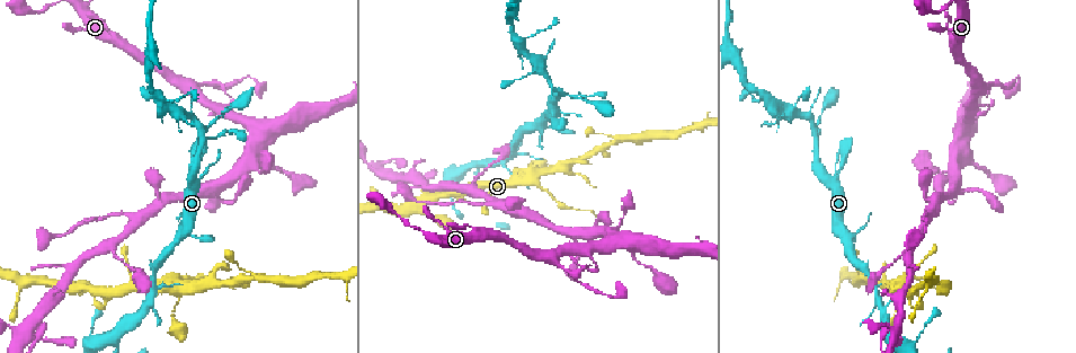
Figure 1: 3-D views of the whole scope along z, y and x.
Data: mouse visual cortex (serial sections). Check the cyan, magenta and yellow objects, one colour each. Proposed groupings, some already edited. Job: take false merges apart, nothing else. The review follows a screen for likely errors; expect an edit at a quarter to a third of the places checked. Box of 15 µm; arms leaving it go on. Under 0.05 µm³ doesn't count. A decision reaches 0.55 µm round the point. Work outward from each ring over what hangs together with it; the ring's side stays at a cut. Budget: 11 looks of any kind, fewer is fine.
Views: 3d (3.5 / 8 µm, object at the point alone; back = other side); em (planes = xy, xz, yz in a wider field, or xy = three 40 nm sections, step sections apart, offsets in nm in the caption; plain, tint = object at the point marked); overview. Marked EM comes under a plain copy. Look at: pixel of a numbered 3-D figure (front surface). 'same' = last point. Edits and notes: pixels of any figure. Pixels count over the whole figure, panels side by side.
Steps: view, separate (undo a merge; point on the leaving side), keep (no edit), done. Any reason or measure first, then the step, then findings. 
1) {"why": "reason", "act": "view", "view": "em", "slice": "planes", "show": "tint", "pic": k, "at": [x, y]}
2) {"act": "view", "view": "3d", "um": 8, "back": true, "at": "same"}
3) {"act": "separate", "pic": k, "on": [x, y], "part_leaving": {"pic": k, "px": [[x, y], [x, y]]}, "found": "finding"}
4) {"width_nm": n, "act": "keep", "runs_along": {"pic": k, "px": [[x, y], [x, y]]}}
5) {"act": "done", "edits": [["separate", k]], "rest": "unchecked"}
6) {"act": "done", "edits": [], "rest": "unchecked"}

{"why": "side arm on a straight run", "act": "view", "view": "3d", "um": 8, "pic": 1, "at": [523, 180]}

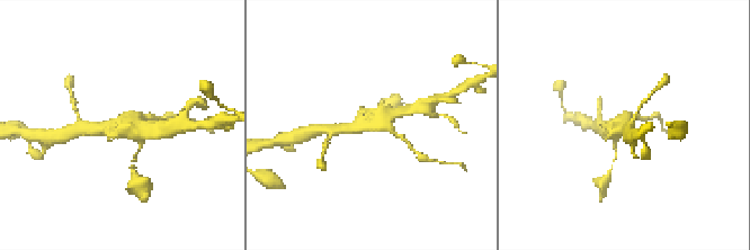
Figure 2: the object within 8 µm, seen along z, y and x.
{"act": "view", "view": "em", "slice": "xy", "step": 2, "show": "tint", "pic": 2, "at": [369, 128]}

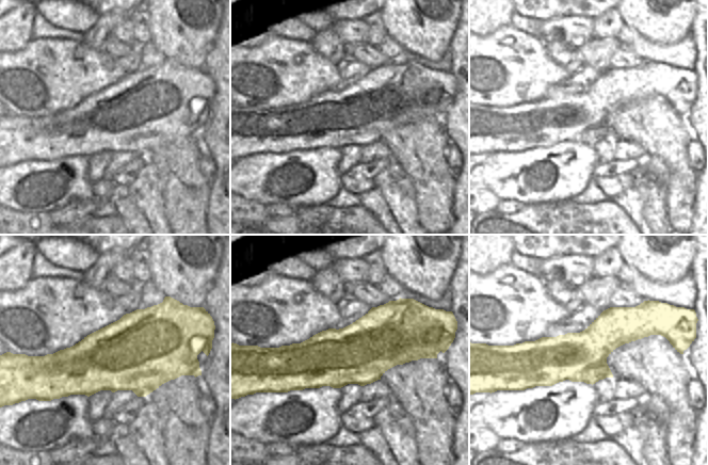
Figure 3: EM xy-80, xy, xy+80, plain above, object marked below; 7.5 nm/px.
{"act": "keep", "runs_along": {"pic": 3, "px": [[655, 332], [519, 364]]}, "found": "all the same cell"}

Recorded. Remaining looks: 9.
{"why": "sudden change in width", "act": "view", "view": "3d", "um": 3.5, "pic": 1, "at": [479, 203]}

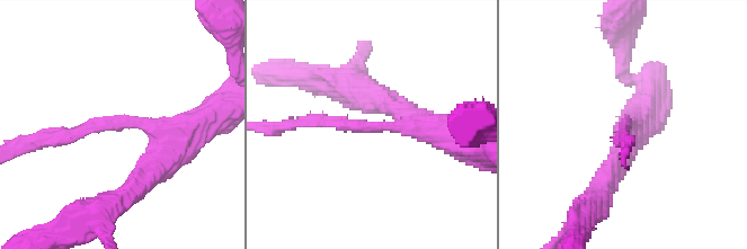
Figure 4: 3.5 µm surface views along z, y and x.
{"arm_widths_nm": [150, 400], "act": "view", "view": "em", "slice": "xy", "step": 2, "show": "tint", "pic": 4, "at": [377, 131]}

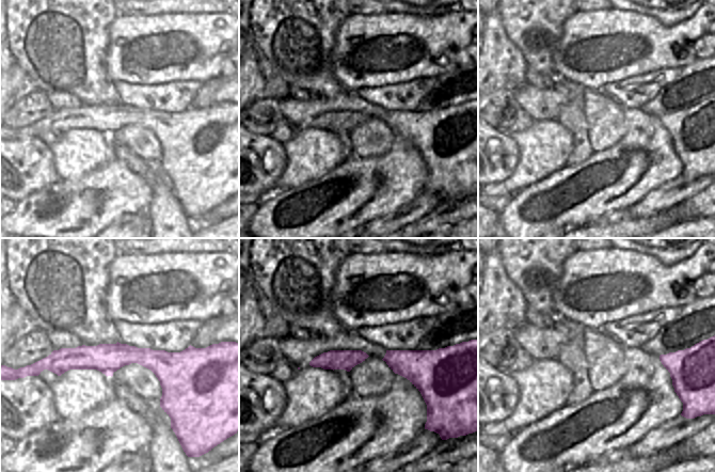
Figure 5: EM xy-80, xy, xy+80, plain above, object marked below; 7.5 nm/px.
{"act": "keep", "runs_along": {"pic": 4, "px": [[443, 134], [418, 126], [304, 123]]}, "found": "all the same cell"}

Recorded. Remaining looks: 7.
{"why": "four arms meet", "act": "view", "view": "3d", "um": 3.5, "pic": 1, "at": [816, 131]}

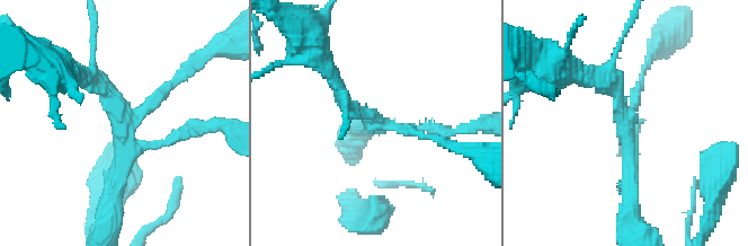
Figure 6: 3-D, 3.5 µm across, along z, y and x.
{"act": "view", "view": "em", "slice": "xy", "step": 5, "show": "tint", "pic": 6, "at": [626, 120]}

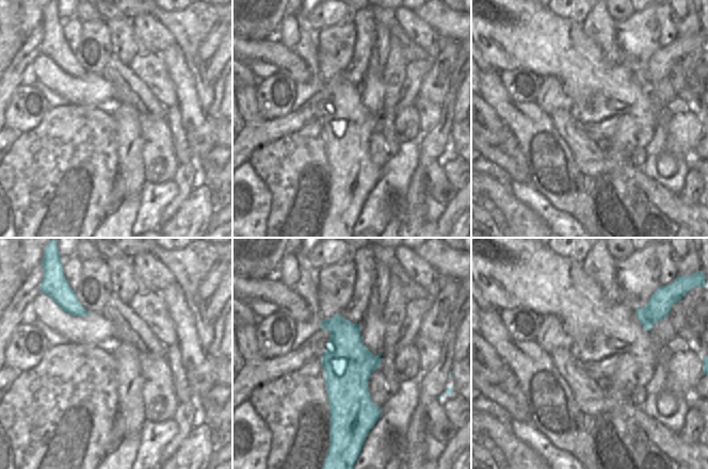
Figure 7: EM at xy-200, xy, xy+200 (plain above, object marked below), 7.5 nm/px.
{"act": "keep", "runs_along": {"pic": 6, "px": [[631, 195], [620, 98], [585, 78]]}, "found": "continuous, no second cell"}

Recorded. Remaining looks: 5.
{"why": "a narrow waist", "act": "view", "view": "3d", "um": 3.5, "pic": 1, "at": [798, 99]}

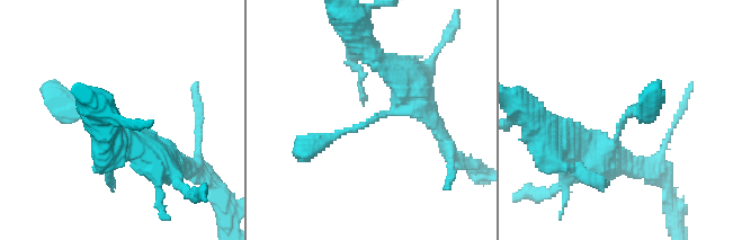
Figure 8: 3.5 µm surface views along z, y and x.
{"act": "view", "view": "em", "slice": "xy", "step": 2, "show": "tint", "pic": 8, "at": [366, 121]}

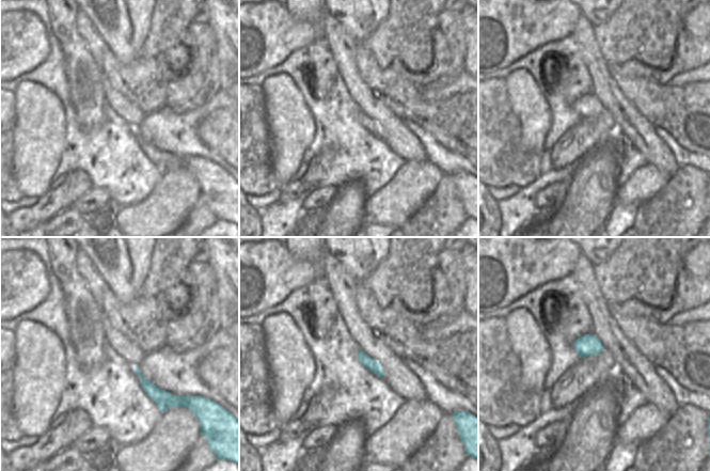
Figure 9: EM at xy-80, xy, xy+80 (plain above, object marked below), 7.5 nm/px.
{"act": "keep", "found": "continuous, no second cell"}

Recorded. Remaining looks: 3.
{"act": "done", "edits": [], "rest": "unchecked"}

